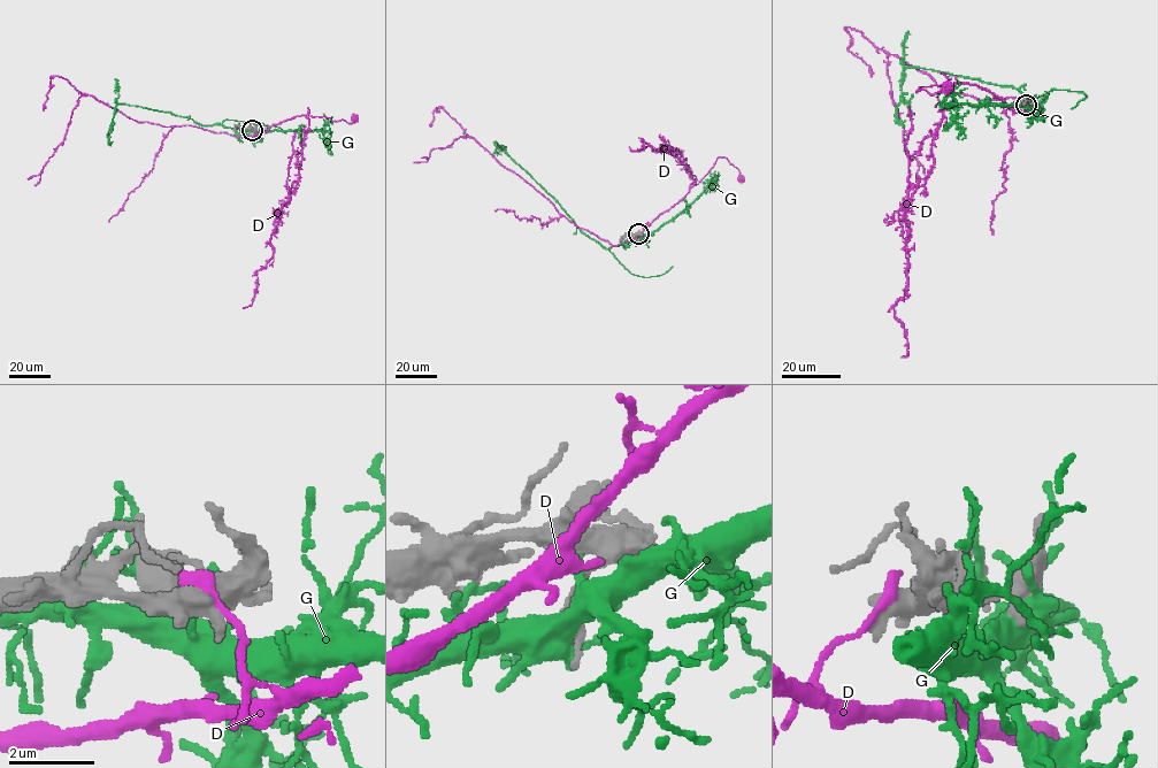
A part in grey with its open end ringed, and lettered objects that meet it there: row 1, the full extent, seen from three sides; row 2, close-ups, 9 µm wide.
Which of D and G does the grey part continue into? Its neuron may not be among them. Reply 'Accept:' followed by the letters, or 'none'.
Accept: none

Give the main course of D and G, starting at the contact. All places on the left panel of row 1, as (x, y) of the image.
D: (254, 130), (263, 133), (273, 125), (301, 115), (349, 123), (354, 118)
G: (253, 130), (202, 125), (169, 113), (117, 104), (108, 140), (113, 140)

